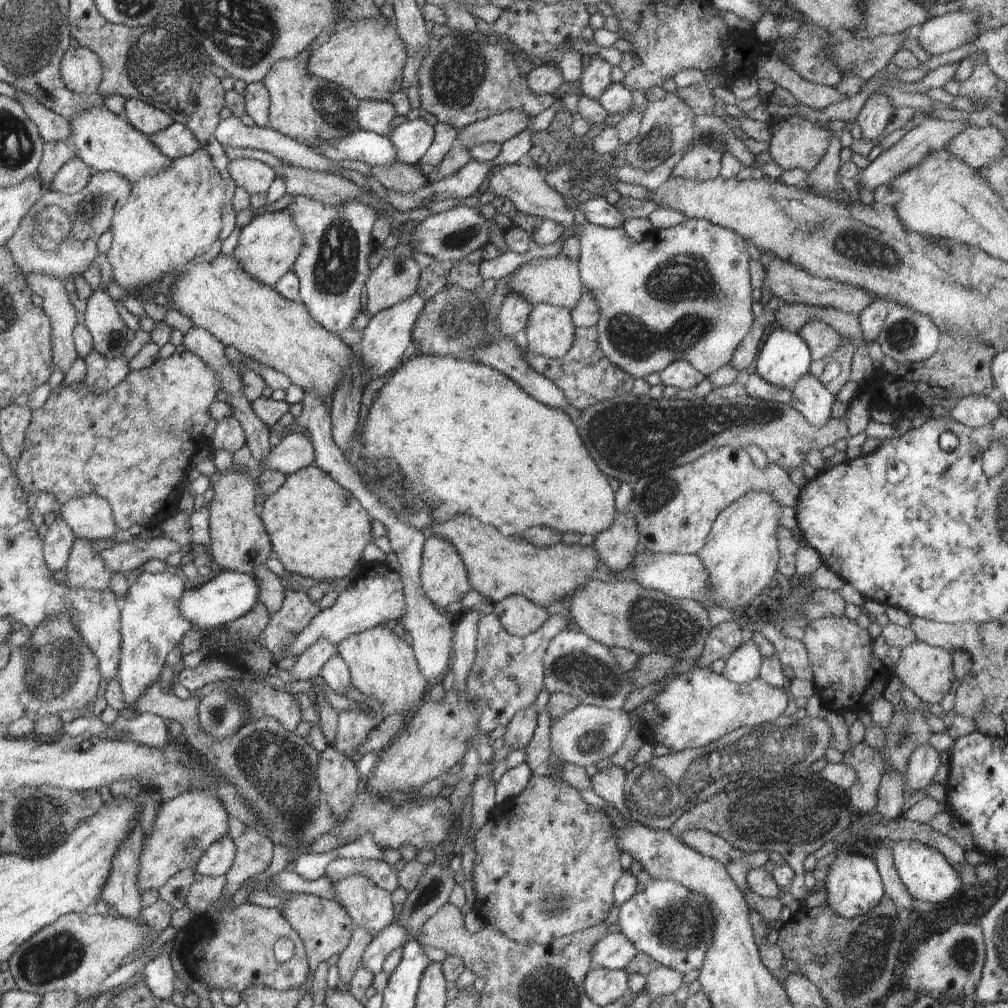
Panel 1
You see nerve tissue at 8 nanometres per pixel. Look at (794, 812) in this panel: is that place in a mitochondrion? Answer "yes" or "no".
yes

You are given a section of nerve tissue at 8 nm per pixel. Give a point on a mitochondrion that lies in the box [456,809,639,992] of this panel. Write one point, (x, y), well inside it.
(556, 902)

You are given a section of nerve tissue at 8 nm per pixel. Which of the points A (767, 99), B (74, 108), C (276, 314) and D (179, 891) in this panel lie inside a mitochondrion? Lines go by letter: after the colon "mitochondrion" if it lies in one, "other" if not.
A: other
B: other
C: other
D: mitochondrion

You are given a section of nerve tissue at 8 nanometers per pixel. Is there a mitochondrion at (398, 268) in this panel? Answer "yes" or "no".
yes

